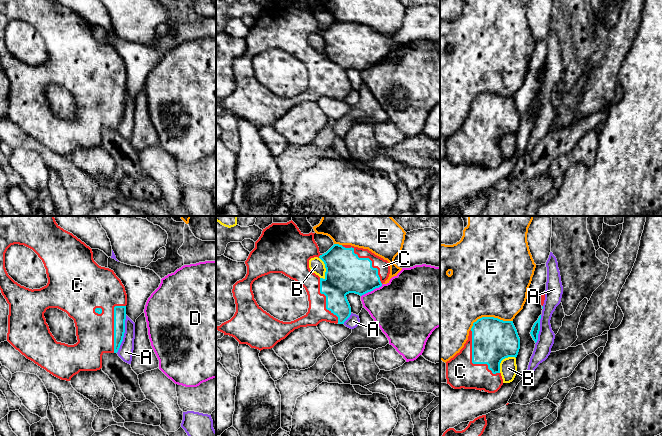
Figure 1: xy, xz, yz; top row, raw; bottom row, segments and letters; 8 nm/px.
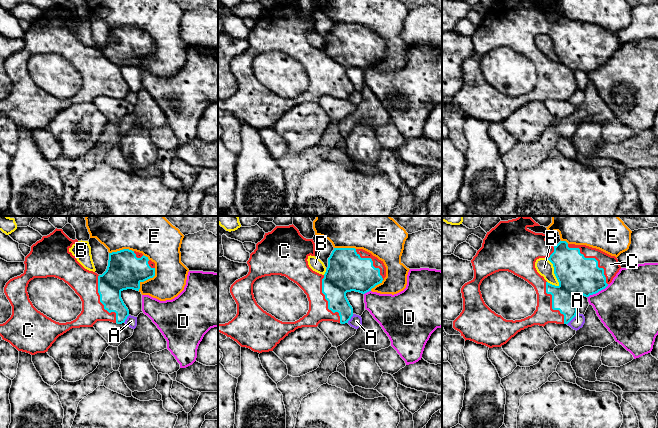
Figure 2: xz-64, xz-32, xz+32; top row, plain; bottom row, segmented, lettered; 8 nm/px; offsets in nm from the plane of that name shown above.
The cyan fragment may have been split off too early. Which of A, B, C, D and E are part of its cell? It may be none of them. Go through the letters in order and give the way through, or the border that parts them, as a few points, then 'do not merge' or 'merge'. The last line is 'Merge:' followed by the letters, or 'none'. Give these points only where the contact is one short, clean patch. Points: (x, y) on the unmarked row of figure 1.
A: border xy (126, 91), (123, 116), (116, 128); do not merge
B: do not merge
C: merge
D: border xz (382, 60), (361, 72); do not merge
E: do not merge
Merge: C

